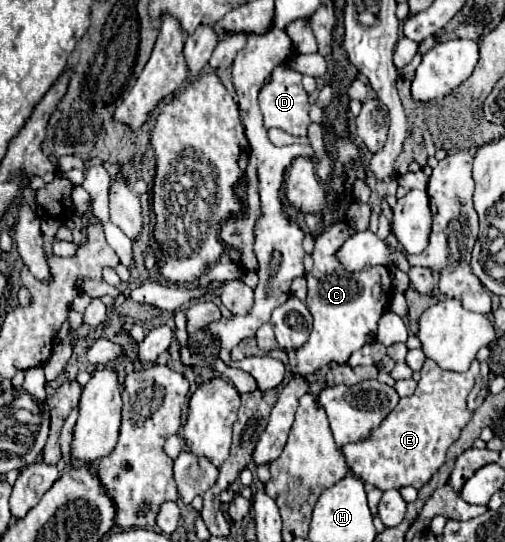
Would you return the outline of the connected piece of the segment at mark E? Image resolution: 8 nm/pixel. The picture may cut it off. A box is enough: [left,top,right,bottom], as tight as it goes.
[340,359,478,491]

